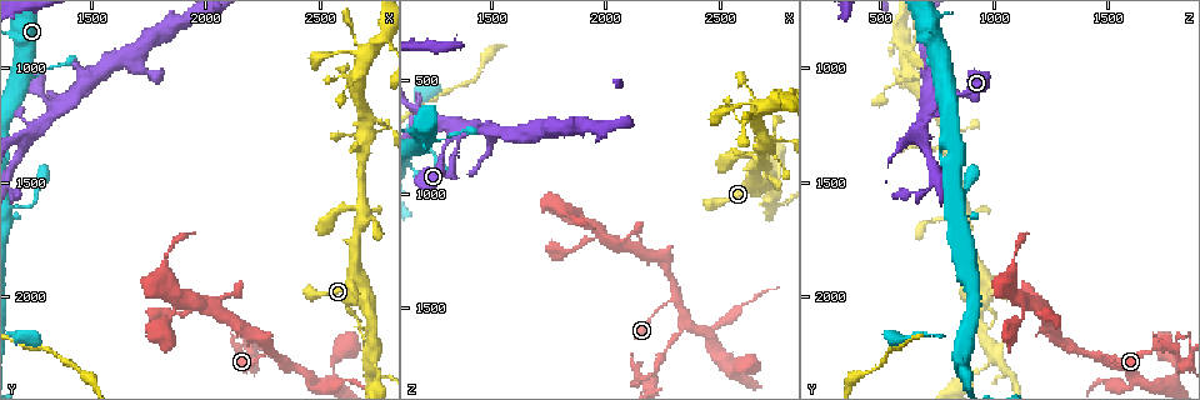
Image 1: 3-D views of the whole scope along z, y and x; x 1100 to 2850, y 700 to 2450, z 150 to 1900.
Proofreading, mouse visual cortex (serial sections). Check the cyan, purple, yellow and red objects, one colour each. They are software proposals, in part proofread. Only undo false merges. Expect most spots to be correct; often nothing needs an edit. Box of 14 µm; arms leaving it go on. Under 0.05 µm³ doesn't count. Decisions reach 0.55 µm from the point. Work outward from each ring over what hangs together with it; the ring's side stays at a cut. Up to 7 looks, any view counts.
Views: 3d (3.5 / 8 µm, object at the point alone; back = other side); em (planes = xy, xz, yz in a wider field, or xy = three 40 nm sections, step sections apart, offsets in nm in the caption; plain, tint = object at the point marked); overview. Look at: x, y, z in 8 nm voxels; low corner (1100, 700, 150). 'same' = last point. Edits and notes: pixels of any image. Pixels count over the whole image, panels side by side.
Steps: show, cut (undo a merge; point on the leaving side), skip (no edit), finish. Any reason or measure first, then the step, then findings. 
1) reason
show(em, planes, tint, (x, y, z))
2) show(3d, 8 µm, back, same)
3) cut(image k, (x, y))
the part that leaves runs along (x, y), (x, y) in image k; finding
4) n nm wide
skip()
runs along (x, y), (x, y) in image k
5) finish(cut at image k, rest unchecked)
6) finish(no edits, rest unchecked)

sharp bend
show(3d, 3.5 µm, (2300, 2250, 1450))

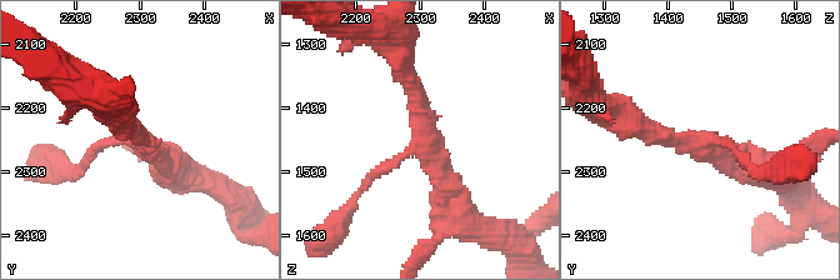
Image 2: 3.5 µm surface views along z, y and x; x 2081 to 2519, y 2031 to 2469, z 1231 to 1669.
3 arms; arms of 150, 250, 350 nm
show(em, xy, step 2, tint, (2295, 2250, 1460))

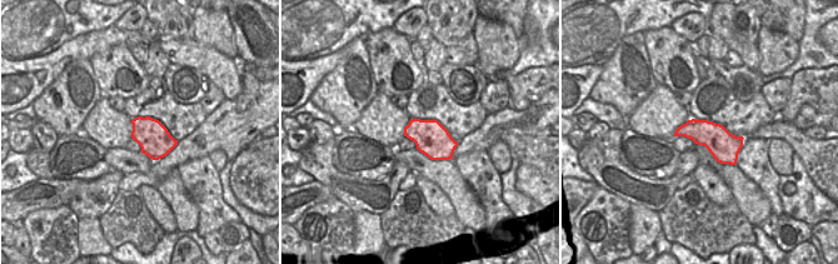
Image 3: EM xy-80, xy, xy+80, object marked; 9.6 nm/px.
skip()
runs along (753, 171), (726, 140), (630, 121) in image 2; continuous, no second cell

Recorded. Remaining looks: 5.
thin arm on a thick one
show(3d, 3.5 µm, (2750, 2350, 1050))

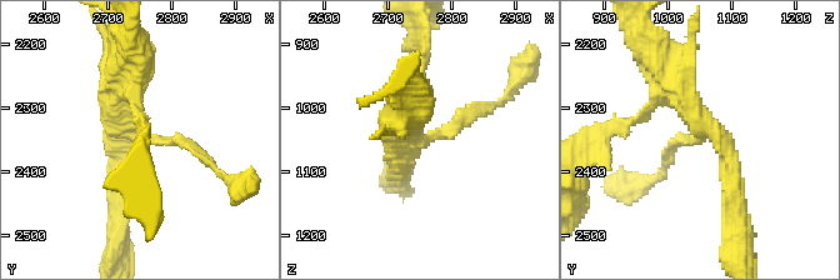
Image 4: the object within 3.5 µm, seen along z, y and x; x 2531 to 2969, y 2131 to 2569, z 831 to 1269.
show(em, xy, step 1, tint, (2750, 2350, 1055))

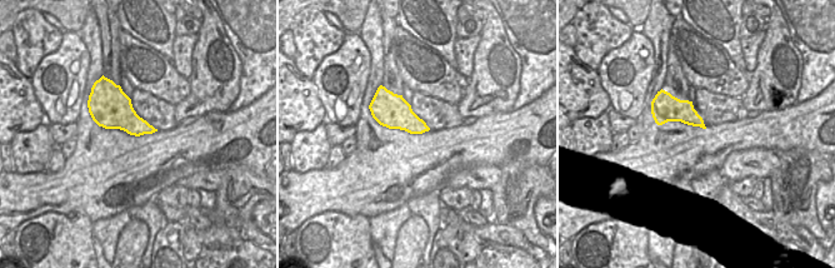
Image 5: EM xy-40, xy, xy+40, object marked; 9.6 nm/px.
3 arms
skip()
runs along (414, 106), (395, 129), (410, 141), (479, 113) in image 4; all the same cell

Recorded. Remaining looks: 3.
four or more arms meet
show(3d, 3.5 µm, (1330, 1140, 760))

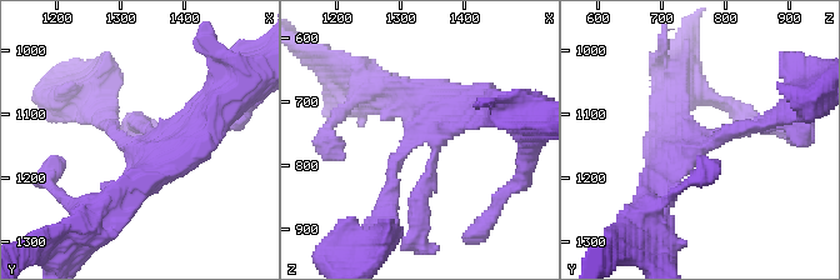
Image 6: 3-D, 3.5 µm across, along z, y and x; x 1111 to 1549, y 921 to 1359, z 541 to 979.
need the tissue
show(em, planes, tint, (1315, 1155, 760))

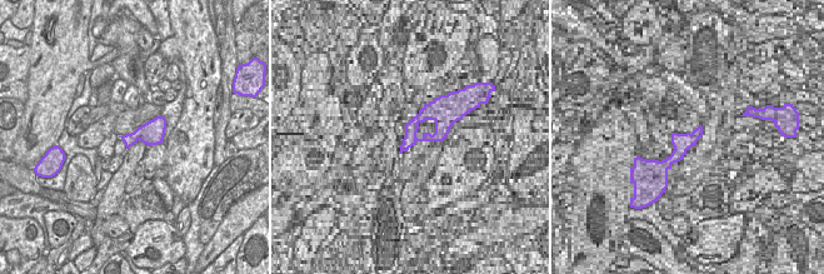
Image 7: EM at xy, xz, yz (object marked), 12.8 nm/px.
skip()
all the same cell

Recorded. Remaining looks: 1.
finish(no edits, rest unchecked)

